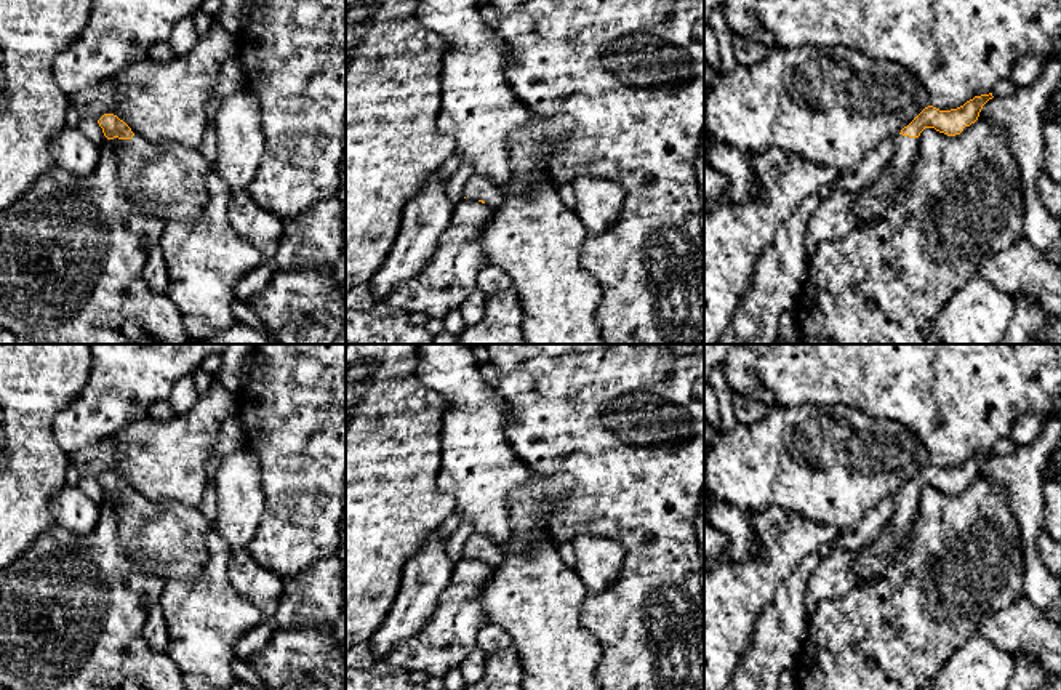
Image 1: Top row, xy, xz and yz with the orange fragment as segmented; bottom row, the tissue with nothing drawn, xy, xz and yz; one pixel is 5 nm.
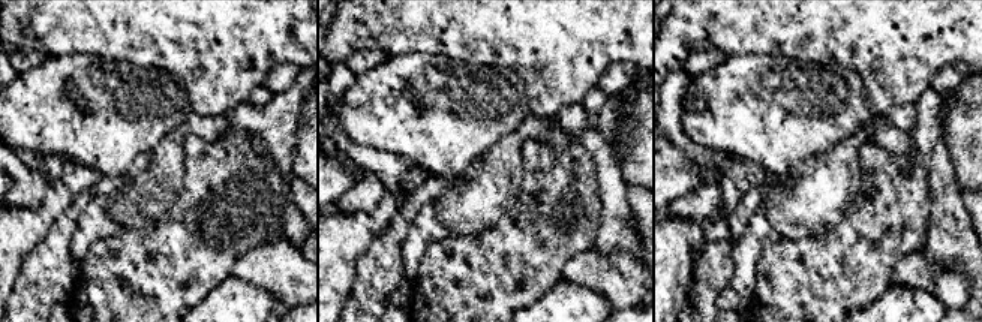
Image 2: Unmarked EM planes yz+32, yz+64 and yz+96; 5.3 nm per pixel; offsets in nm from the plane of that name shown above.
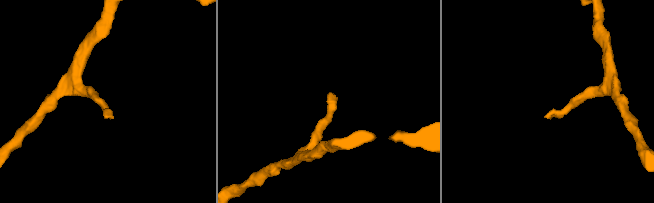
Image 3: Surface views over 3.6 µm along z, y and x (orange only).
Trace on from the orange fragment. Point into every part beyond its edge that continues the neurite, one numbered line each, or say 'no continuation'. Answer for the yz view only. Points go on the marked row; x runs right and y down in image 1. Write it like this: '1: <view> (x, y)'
1: yz (888, 188)

